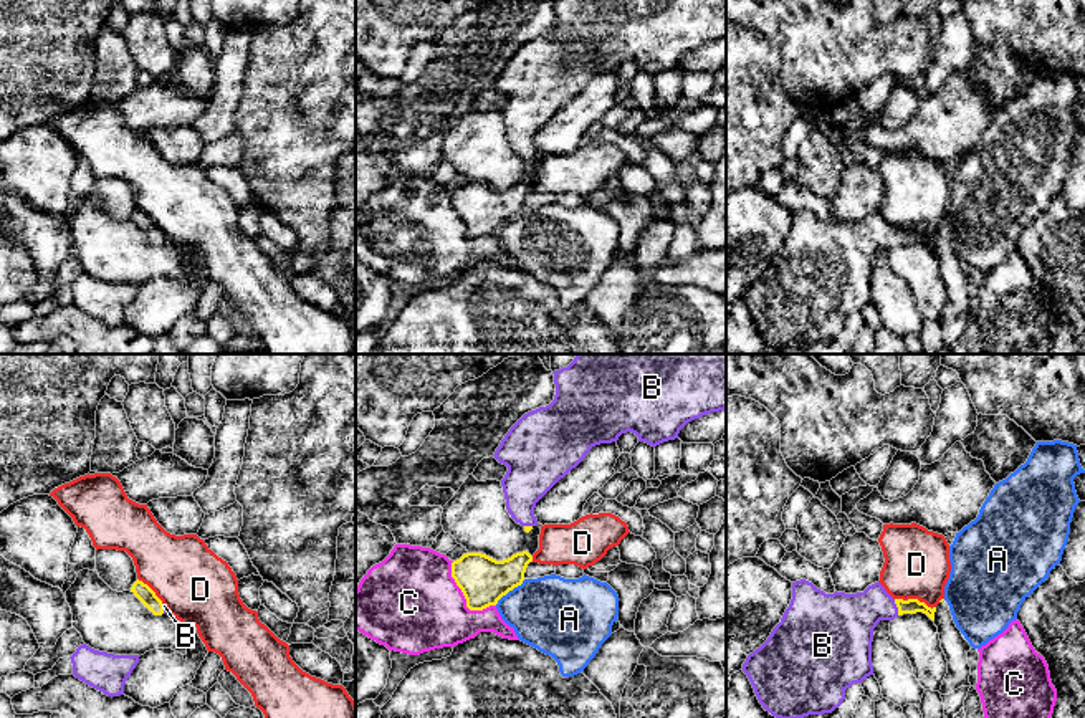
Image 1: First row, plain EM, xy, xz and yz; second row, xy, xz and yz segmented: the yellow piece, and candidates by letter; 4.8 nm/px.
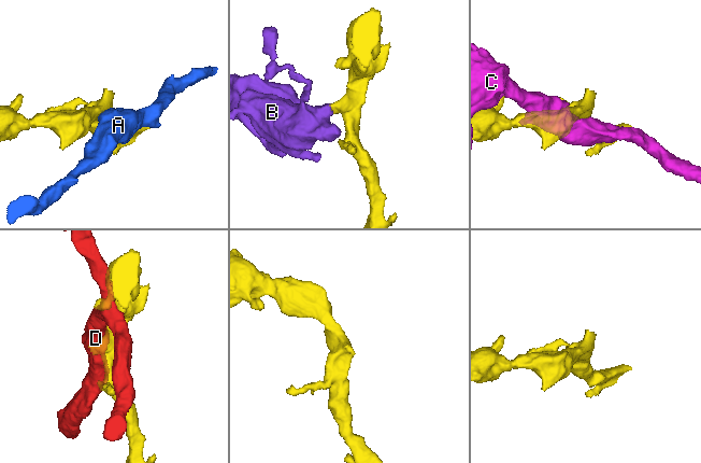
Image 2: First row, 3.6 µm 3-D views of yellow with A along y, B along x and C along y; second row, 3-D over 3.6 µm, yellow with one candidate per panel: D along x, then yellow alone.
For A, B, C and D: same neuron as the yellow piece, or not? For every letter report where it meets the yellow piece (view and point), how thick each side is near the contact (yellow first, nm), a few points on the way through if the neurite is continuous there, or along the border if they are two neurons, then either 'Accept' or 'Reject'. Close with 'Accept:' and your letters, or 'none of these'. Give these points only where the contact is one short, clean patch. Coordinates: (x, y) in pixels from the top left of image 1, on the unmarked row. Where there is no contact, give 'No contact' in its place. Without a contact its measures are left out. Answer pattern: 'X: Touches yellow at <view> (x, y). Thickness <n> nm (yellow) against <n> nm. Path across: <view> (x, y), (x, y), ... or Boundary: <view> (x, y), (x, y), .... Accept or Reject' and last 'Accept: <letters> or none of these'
A: Touches yellow at xz (510, 219). Thickness 240 nm (yellow) against 360 nm. Boundary: xz (525, 209), (495, 234). Reject
B: Touches yellow at yz (897, 235). Thickness 80 nm (yellow) against 260 nm. Path across: yz (912, 235), (897, 235), (867, 237), (847, 248). Accept
C: Touches yellow at xz (465, 227). Thickness 240 nm (yellow) against 460 nm. Reject
D: Touches yellow at yz (915, 229). Thickness 80 nm (yellow) against 320 nm. Reject
Accept: B

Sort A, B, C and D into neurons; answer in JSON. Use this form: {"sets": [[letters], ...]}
{"sets": [["A"], ["B"], ["C"], ["D"]]}

